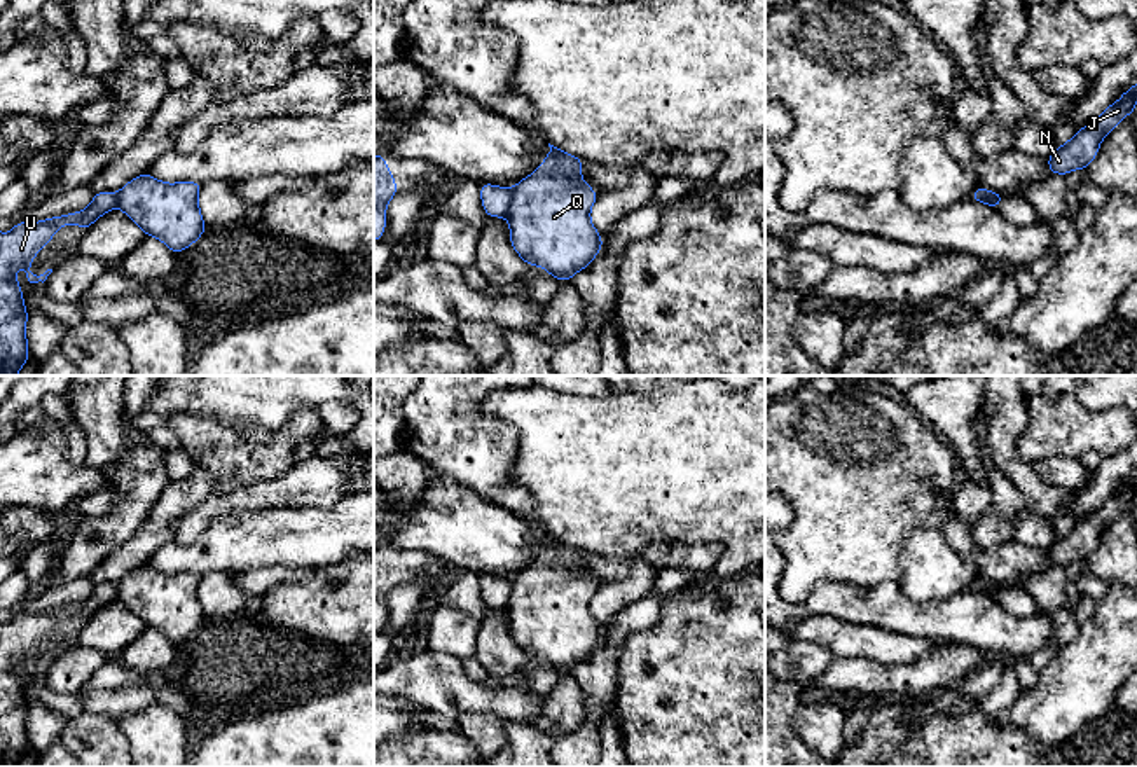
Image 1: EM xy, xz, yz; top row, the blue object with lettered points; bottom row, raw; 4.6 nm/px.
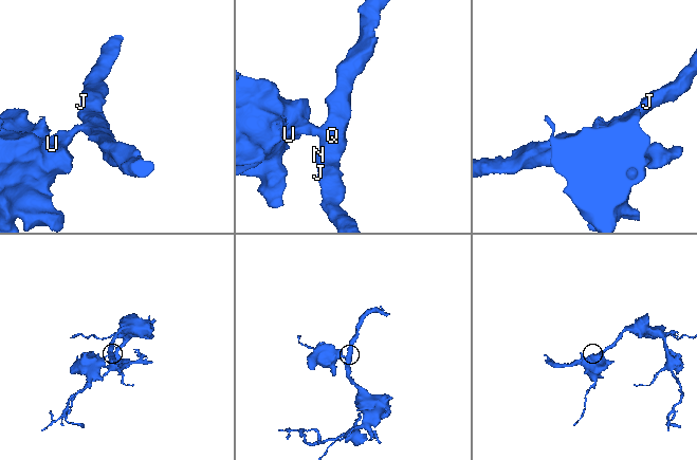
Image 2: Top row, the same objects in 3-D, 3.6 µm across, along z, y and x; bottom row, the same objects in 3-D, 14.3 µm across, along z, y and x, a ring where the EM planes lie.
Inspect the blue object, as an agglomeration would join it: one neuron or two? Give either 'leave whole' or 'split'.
split

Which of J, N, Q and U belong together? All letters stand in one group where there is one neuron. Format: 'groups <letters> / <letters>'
groups J N Q / U

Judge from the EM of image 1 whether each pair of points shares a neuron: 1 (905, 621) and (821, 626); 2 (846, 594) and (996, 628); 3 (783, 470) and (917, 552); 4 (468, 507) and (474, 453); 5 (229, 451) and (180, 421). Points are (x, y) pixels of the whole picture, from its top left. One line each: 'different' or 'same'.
1: different
2: same
3: different
4: different
5: same

